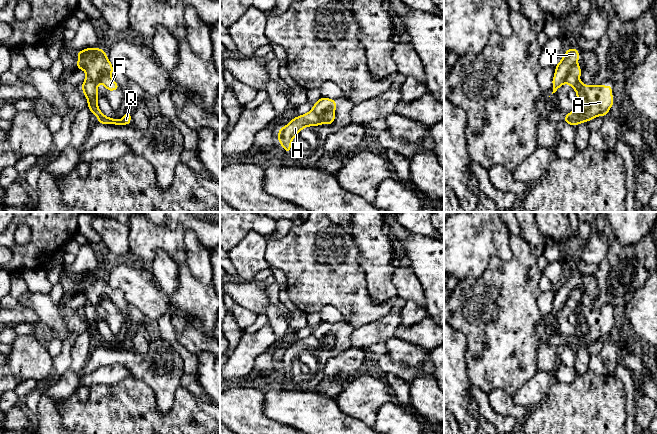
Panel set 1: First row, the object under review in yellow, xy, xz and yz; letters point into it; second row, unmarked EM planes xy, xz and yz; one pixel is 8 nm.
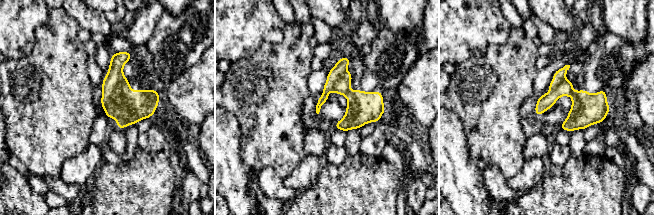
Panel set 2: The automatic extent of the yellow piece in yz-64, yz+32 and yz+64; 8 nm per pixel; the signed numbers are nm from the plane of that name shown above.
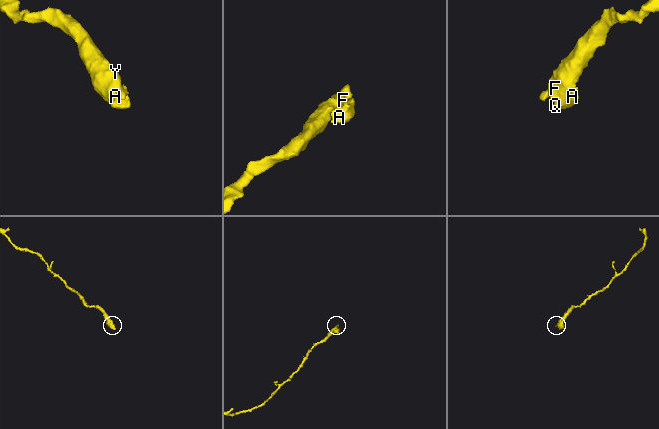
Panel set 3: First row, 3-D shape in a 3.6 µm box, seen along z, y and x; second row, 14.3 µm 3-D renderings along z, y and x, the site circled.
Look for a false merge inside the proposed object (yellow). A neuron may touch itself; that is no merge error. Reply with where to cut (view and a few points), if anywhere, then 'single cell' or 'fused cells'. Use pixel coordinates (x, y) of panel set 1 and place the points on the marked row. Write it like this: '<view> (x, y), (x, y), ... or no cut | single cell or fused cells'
no cut | single cell

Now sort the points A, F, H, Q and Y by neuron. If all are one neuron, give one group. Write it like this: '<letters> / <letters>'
A F H Q Y

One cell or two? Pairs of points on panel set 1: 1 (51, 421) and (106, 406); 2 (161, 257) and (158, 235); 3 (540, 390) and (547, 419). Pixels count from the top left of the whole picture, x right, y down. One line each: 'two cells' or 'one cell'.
1: two cells
2: two cells
3: two cells

